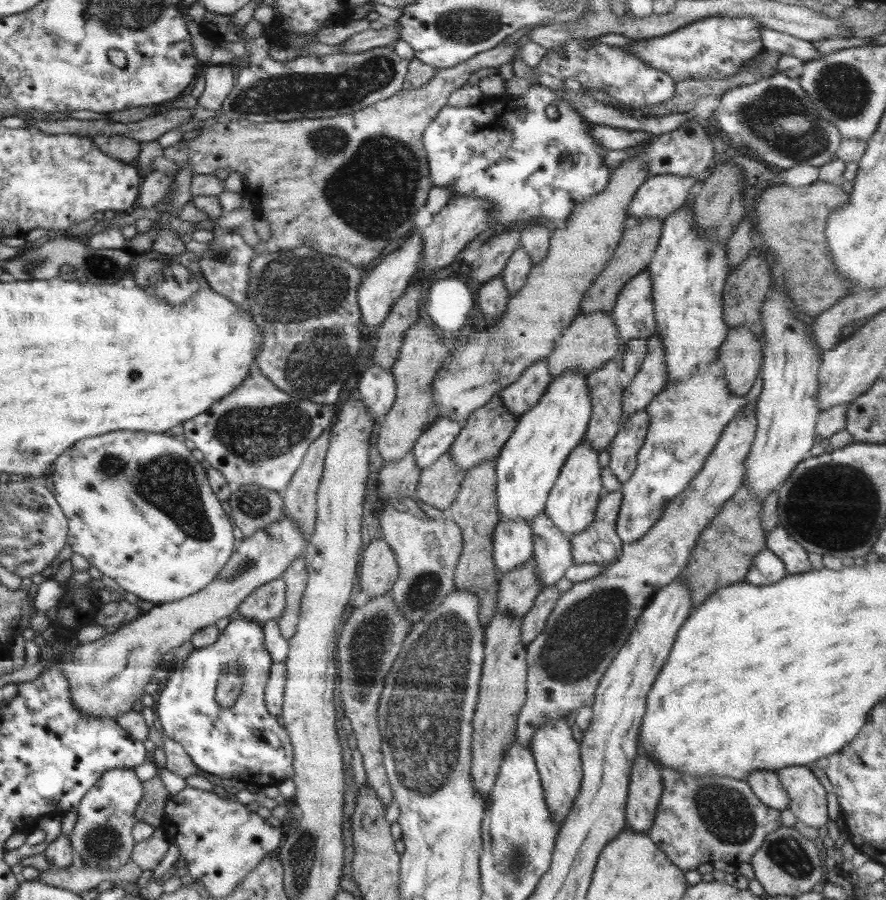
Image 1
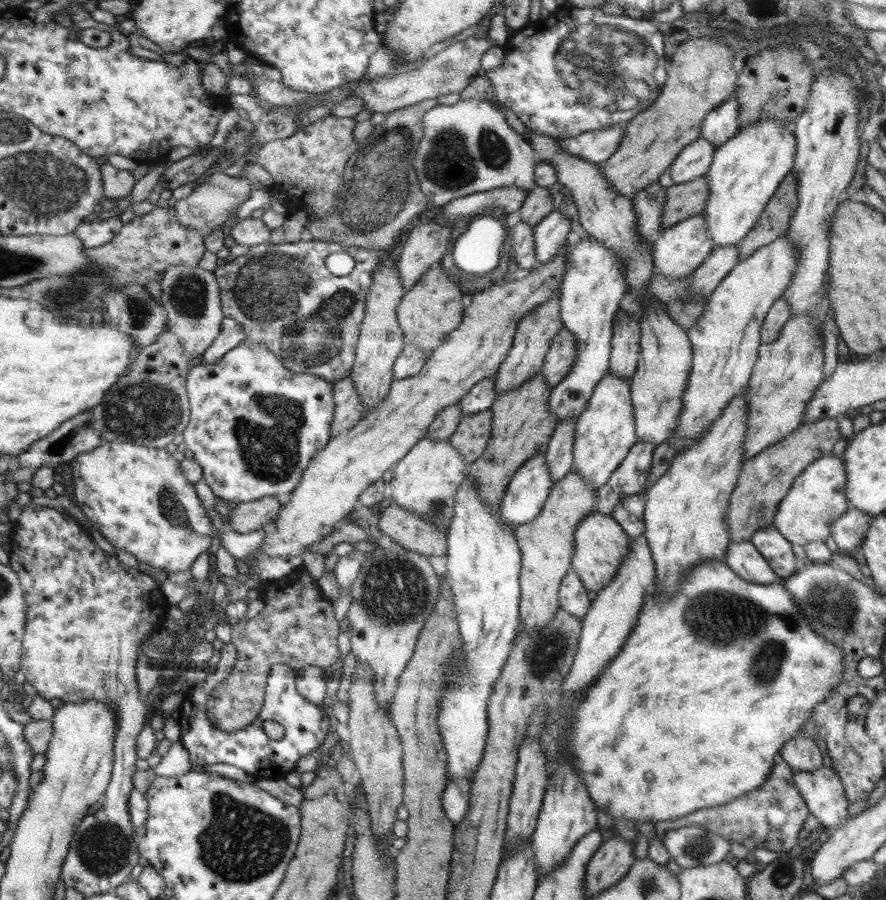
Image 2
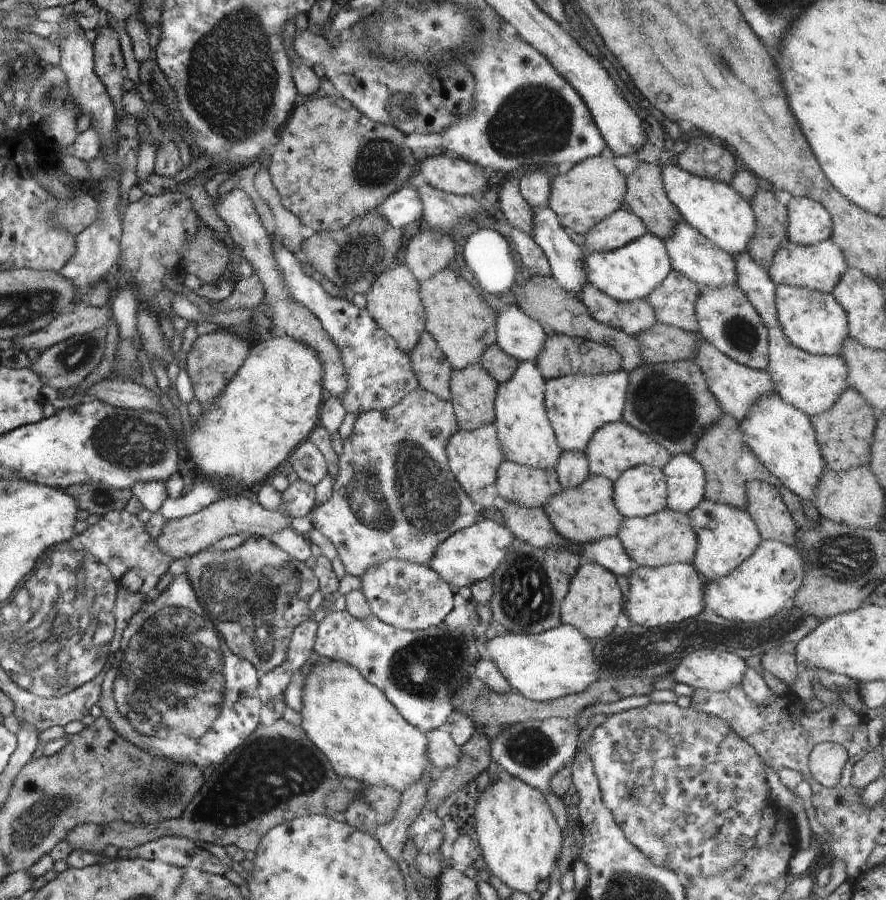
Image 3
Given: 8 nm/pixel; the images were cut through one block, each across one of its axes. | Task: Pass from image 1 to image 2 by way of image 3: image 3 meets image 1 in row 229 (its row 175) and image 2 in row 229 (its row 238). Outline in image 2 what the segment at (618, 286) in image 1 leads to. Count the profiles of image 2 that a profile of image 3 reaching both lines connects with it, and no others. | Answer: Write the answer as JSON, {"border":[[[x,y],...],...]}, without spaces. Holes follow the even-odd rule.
{"border":[[[704,176],[668,187],[666,203],[660,217],[660,232],[668,230],[668,227],[674,227],[682,220],[702,215],[708,195],[709,186]]]}

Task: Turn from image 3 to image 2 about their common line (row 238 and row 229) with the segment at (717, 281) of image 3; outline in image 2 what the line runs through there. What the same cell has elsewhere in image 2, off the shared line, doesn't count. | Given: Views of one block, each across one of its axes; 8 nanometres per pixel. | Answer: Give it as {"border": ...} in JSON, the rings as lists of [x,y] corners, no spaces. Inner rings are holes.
{"border":[[[695,215],[688,220],[682,220],[674,227],[668,227],[658,238],[653,247],[653,263],[655,269],[666,278],[684,278],[690,276],[701,266],[712,252],[712,240],[706,230],[704,216]]]}

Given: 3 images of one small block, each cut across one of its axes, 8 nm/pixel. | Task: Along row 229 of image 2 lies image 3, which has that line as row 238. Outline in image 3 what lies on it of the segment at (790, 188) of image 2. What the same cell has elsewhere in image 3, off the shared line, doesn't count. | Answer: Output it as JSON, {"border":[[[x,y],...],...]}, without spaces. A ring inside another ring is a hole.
{"border":[[[762,189],[758,190],[749,204],[755,215],[757,228],[748,244],[747,254],[768,271],[782,244],[789,240],[787,206],[779,202],[774,192]]]}

